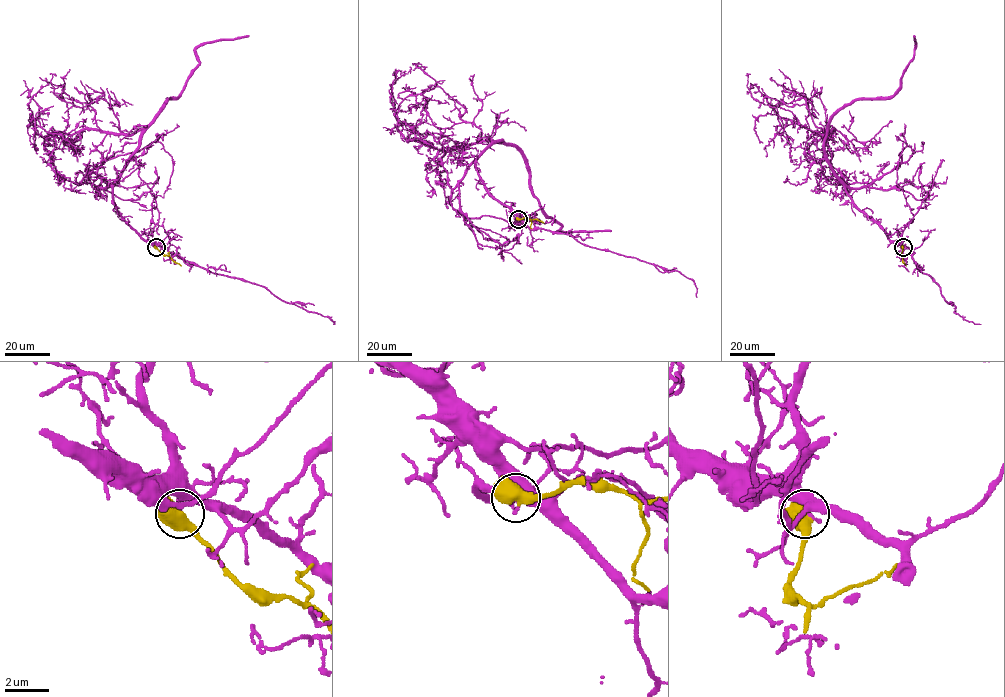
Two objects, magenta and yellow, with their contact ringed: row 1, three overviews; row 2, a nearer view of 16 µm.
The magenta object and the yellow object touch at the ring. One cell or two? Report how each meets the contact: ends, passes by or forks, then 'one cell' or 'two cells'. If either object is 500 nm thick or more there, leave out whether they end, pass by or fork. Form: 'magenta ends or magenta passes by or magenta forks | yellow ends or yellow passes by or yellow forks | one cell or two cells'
two cells

